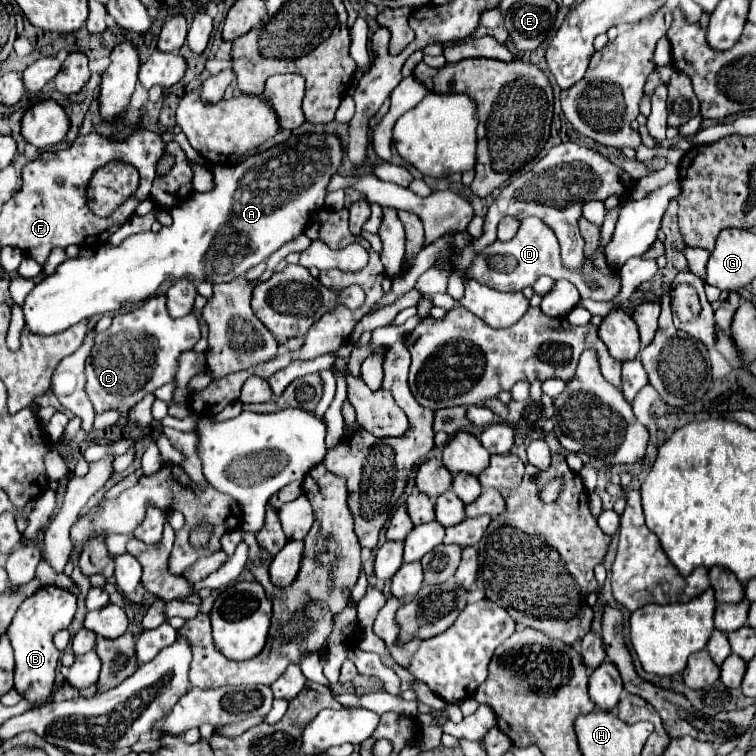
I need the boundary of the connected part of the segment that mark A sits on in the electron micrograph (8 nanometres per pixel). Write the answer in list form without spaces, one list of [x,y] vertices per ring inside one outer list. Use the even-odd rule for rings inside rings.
[[[307,134],[289,138],[281,146],[273,146],[265,152],[253,154],[235,166],[215,166],[215,188],[209,192],[193,192],[187,202],[171,210],[173,224],[161,228],[159,234],[143,232],[131,238],[125,238],[119,246],[103,244],[95,250],[93,256],[77,256],[65,260],[53,276],[41,280],[25,298],[23,316],[25,328],[33,334],[57,334],[63,332],[81,320],[103,316],[115,312],[125,304],[137,304],[157,292],[157,288],[167,280],[167,276],[195,276],[197,282],[209,280],[211,284],[231,282],[259,262],[267,260],[275,250],[285,242],[303,234],[307,228],[307,218],[325,206],[325,190],[331,174],[337,174],[341,164],[341,140],[327,134]],[[209,248],[219,248],[215,254],[209,254]]]

